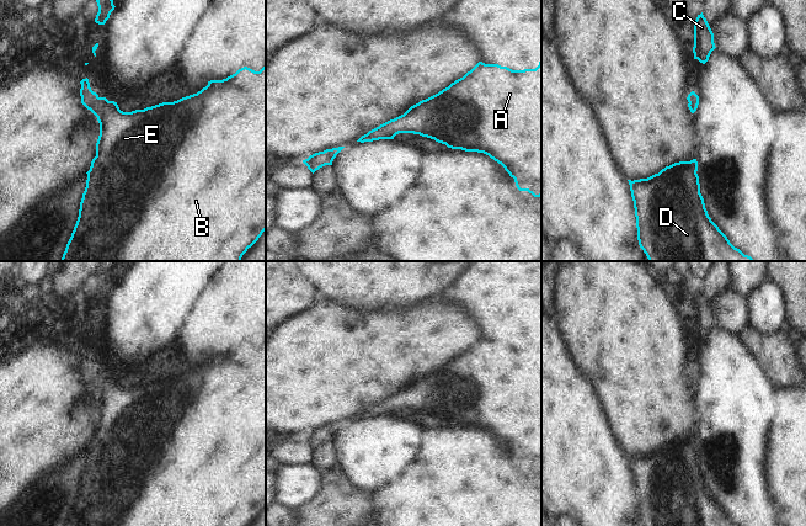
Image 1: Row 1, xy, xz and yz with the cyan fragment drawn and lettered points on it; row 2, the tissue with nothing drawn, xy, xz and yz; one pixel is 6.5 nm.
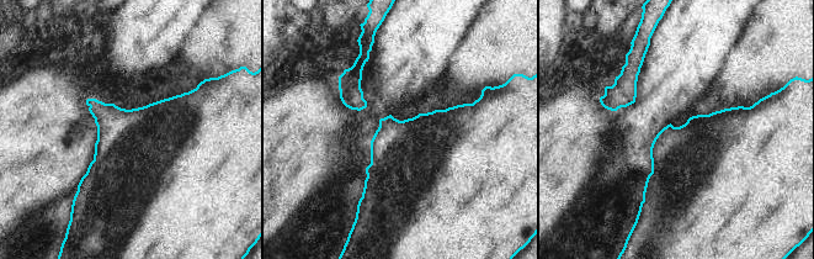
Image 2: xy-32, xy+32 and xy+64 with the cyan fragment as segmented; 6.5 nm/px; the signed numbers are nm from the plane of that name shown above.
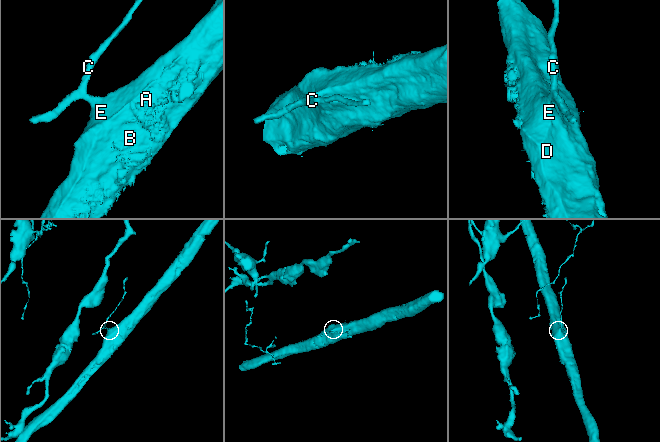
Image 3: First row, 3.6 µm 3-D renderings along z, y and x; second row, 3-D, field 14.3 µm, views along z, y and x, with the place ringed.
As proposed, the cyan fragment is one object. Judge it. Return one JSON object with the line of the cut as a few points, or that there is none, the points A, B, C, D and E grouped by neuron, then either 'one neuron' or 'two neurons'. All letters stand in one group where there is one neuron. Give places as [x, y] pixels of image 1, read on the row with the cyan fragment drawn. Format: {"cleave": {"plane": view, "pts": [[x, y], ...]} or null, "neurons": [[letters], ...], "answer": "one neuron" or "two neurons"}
{"cleave": null, "neurons": [["A", "B", "C", "D", "E"]], "answer": "one neuron"}

